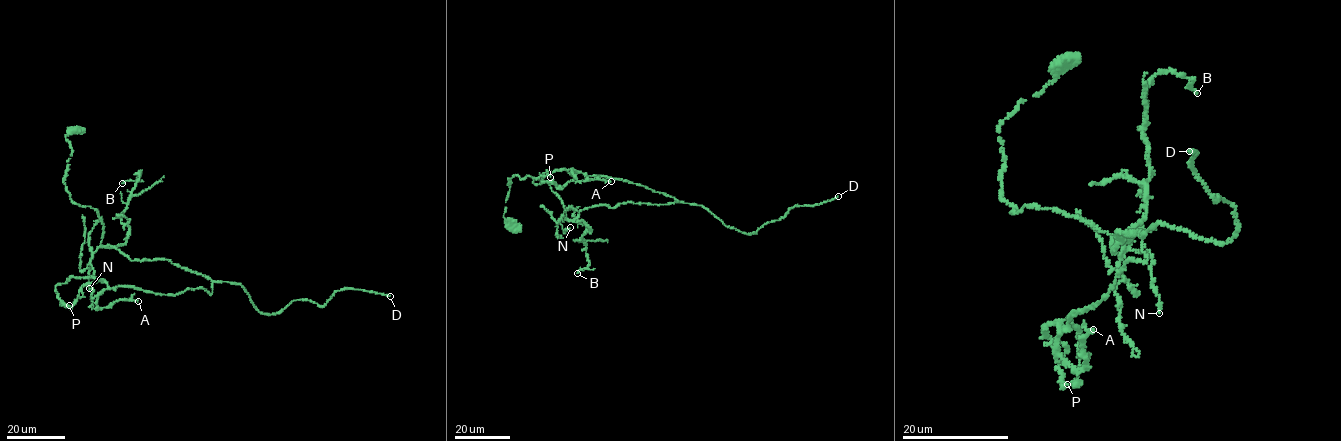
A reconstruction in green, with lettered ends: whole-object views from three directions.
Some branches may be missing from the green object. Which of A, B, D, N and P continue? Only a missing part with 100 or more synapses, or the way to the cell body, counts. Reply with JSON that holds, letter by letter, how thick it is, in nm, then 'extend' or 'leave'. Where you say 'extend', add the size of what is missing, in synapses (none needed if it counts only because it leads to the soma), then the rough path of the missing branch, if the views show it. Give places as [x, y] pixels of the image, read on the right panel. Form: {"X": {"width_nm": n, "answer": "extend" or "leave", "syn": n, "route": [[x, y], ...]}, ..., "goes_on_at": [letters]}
{"A": {"width_nm": 280, "answer": "leave"}, "B": {"width_nm": 170, "answer": "leave"}, "D": {"width_nm": 260, "answer": "extend", "syn": 200, "route": [[1189, 151], [1185, 108], [1195, 99], [1201, 111], [1211, 110], [1219, 96], [1232, 98], [1213, 99], [1228, 89]]}, "N": {"width_nm": 180, "answer": "leave"}, "P": {"width_nm": 240, "answer": "leave"}, "goes_on_at": ["D"]}

